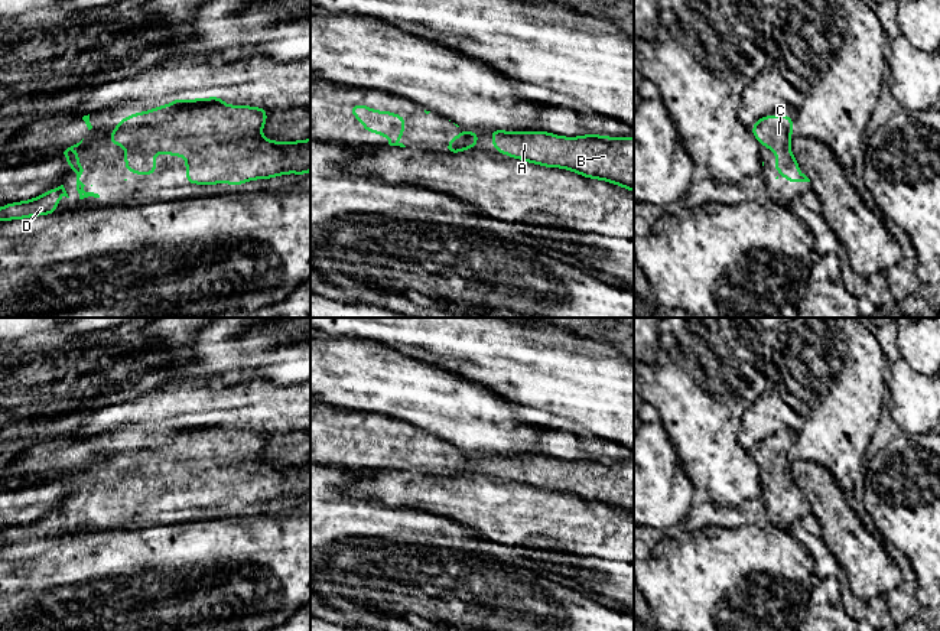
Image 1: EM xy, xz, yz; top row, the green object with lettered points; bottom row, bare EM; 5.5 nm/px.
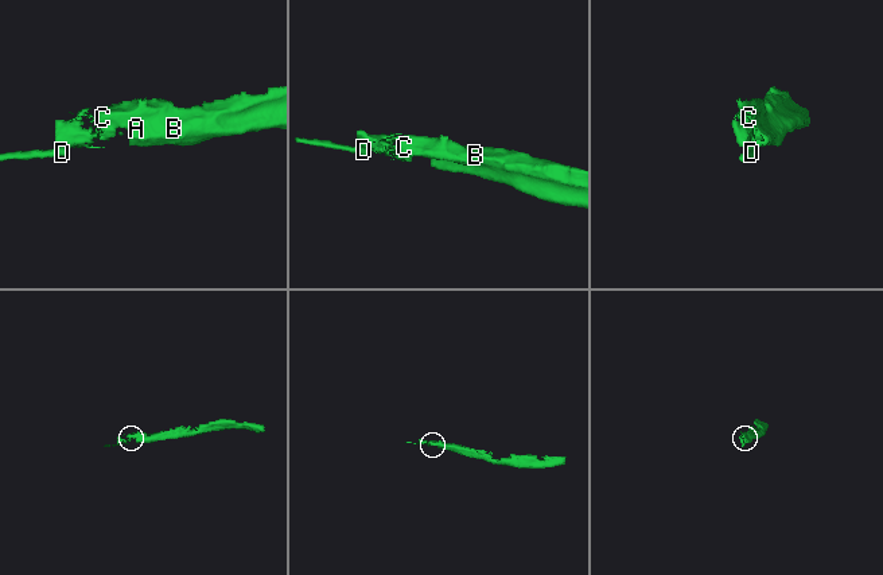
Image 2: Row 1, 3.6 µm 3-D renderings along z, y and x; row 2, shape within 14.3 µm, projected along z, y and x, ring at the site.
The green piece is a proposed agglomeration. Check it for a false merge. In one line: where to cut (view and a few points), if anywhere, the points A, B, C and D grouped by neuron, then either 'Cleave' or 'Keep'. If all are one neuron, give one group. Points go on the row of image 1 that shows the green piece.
No split. Groups: A B C D. Keep

